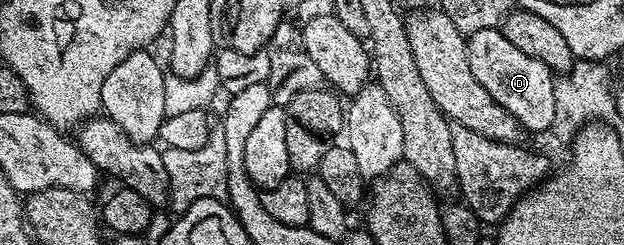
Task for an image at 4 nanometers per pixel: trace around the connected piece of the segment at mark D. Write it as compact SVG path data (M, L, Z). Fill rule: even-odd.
M477 29L466 36L469 69L473 69L473 77L481 81L485 93L501 105L519 123L524 132L550 132L554 115L554 87L556 76L537 57L529 57L529 53L521 53L509 37L505 37L498 29Z

